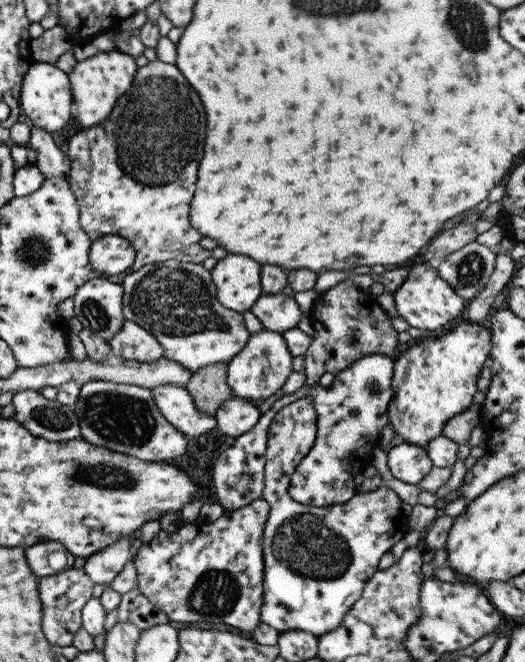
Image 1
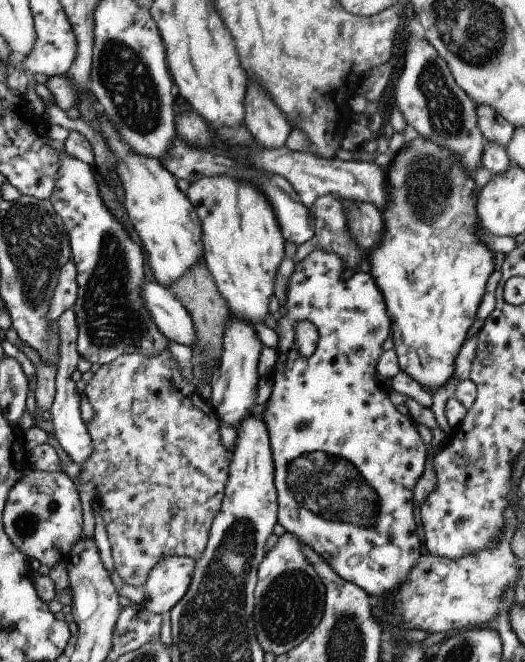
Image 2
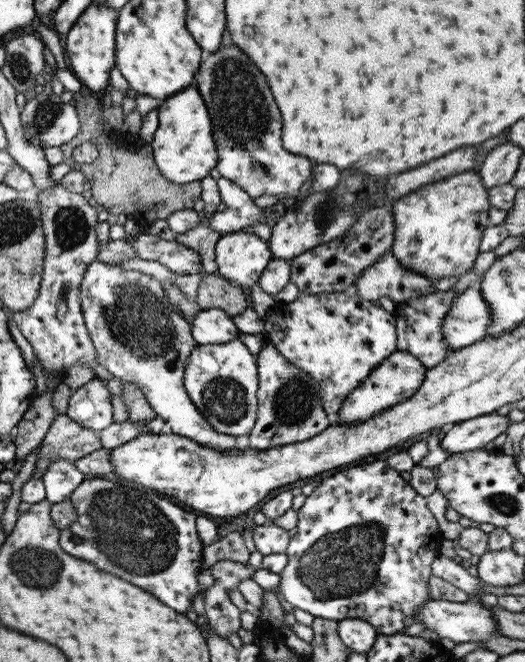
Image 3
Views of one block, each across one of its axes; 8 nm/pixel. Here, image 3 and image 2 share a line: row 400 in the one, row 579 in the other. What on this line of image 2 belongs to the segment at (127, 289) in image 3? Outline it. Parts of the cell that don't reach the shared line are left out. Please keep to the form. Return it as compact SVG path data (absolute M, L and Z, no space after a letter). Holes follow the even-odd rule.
M166 556L158 560L142 588L142 607L156 615L172 611L186 595L195 565L189 557Z

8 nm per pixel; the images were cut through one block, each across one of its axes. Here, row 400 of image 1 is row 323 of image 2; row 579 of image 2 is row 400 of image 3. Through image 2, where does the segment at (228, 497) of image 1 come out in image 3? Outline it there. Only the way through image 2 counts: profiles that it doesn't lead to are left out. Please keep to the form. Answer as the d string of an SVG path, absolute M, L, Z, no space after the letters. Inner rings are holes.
M396 351L388 355L382 363L372 369L372 372L360 384L346 395L336 416L331 416L333 424L360 424L374 416L383 414L386 410L404 403L407 398L420 388L427 368L412 354L403 351Z

